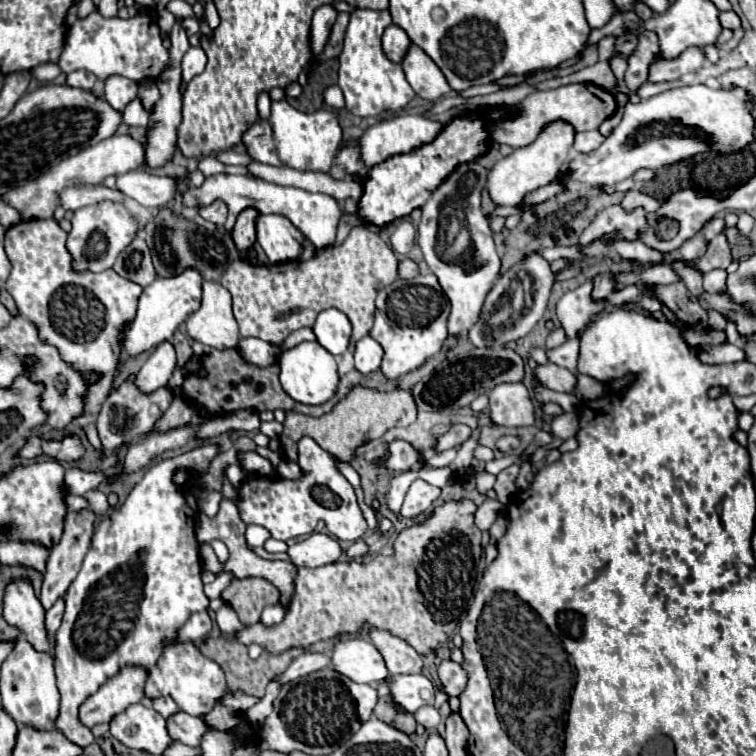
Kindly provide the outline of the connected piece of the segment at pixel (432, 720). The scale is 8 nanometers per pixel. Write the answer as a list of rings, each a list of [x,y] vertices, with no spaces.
[[[424,706],[414,714],[416,722],[420,722],[426,730],[434,730],[440,724],[440,714],[434,706]]]

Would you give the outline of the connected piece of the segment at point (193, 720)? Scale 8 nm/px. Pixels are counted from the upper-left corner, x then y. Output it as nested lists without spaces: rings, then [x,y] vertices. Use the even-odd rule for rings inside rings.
[[[178,712],[168,718],[170,736],[182,744],[188,744],[188,746],[200,746],[202,736],[210,730],[214,730],[214,728],[208,726],[202,718],[190,716],[186,712]]]

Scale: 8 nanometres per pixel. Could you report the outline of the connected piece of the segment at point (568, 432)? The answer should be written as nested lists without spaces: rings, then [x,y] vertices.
[[[564,412],[552,420],[550,428],[552,428],[552,434],[560,440],[572,438],[578,432],[578,414],[576,412]]]

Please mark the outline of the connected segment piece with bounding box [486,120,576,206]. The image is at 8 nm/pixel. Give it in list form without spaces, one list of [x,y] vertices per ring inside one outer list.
[[[554,120],[554,122],[546,124],[546,128],[542,128],[542,132],[538,134],[538,138],[532,144],[528,144],[524,148],[516,148],[510,156],[498,160],[492,166],[492,170],[488,174],[488,184],[486,184],[490,198],[498,206],[518,206],[526,192],[532,192],[540,186],[550,184],[568,160],[568,150],[574,144],[574,136],[576,136],[574,126],[566,124],[564,120]]]

